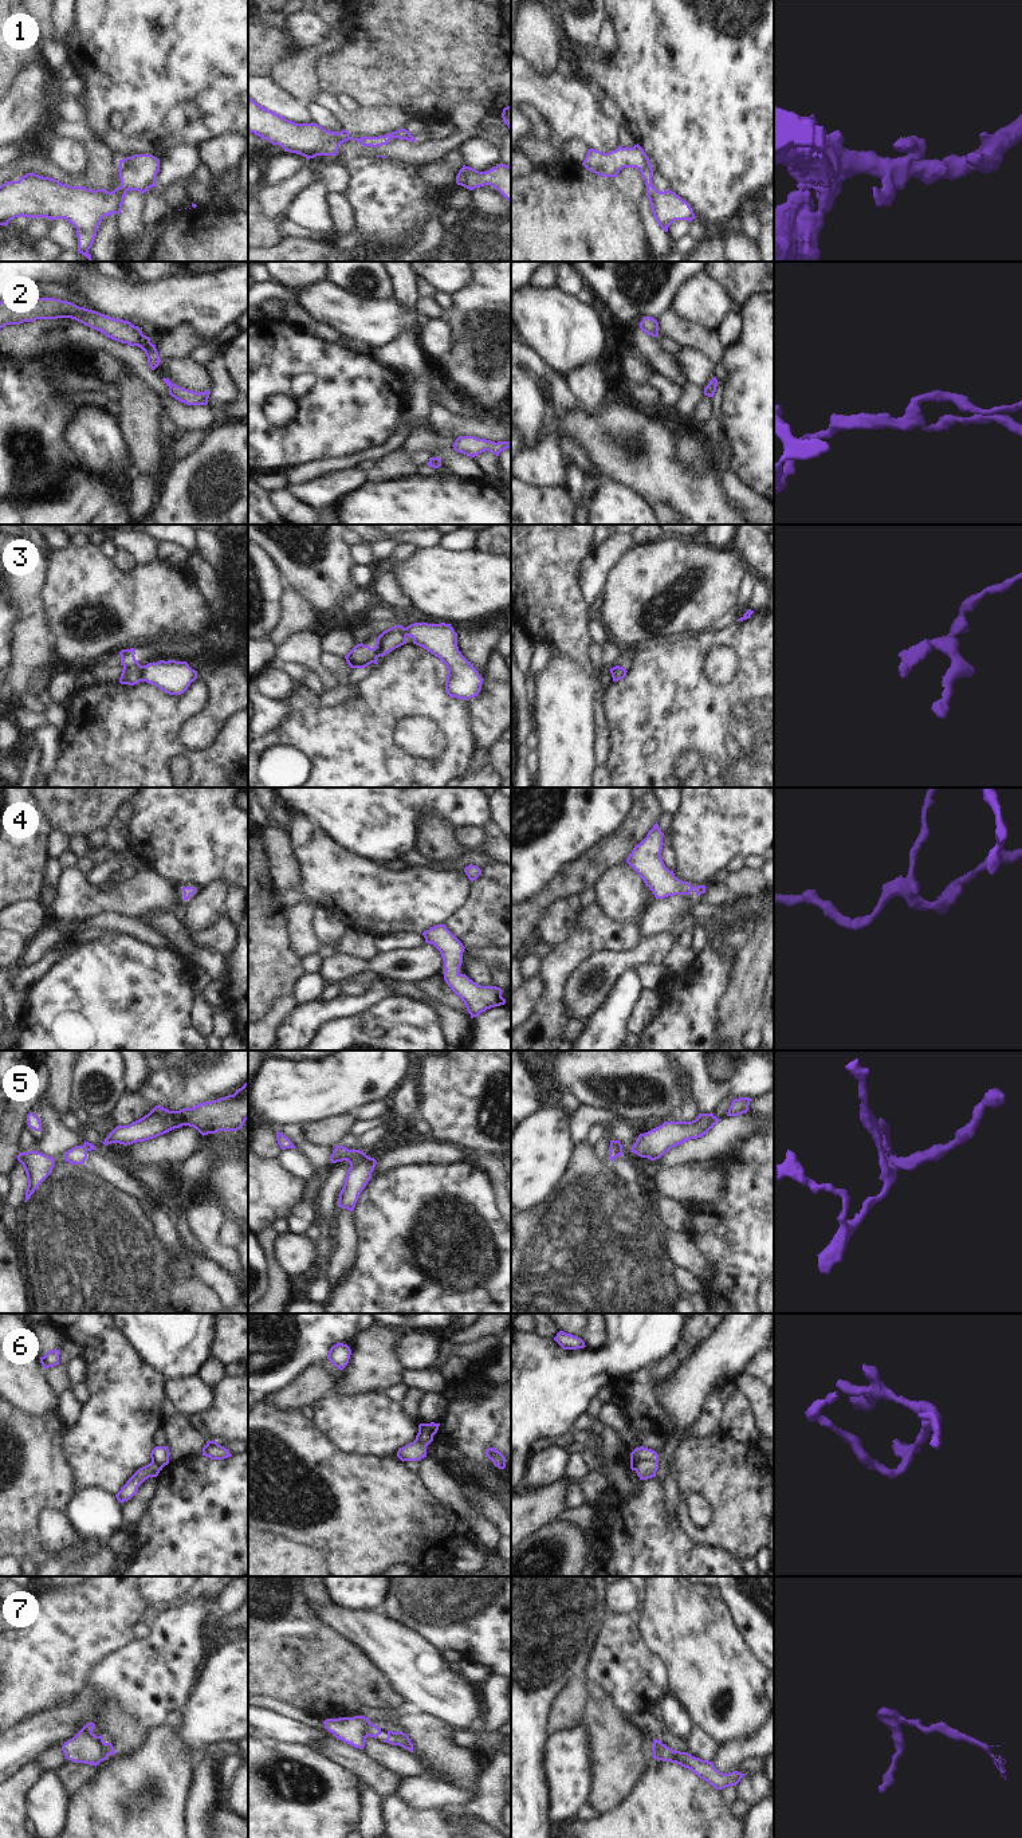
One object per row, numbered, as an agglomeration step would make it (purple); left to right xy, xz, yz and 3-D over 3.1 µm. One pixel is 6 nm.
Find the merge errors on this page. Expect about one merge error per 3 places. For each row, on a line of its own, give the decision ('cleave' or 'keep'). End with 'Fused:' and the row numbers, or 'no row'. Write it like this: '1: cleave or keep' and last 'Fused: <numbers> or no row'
1: keep
2: keep
3: cleave
4: keep
5: keep
6: cleave
7: cleave
Fused: 3, 6, 7

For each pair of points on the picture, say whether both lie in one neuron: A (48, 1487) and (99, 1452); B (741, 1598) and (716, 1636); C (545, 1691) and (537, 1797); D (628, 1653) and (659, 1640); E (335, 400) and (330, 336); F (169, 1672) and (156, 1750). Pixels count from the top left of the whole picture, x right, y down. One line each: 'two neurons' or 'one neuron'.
A: two neurons
B: two neurons
C: one neuron
D: two neurons
E: two neurons
F: two neurons

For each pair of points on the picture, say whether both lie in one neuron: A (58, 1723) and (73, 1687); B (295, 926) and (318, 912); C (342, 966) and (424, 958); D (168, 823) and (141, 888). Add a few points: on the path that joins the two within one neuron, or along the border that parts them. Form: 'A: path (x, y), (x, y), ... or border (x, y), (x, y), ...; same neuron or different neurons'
A: border (90, 1689), (78, 1699), (54, 1704), (36, 1713); different neurons
B: border (314, 906), (310, 927), (319, 946); different neurons
C: path (362, 966), (390, 965), (401, 957), (404, 958); same neuron
D: border (130, 847), (142, 861), (176, 886); different neurons

